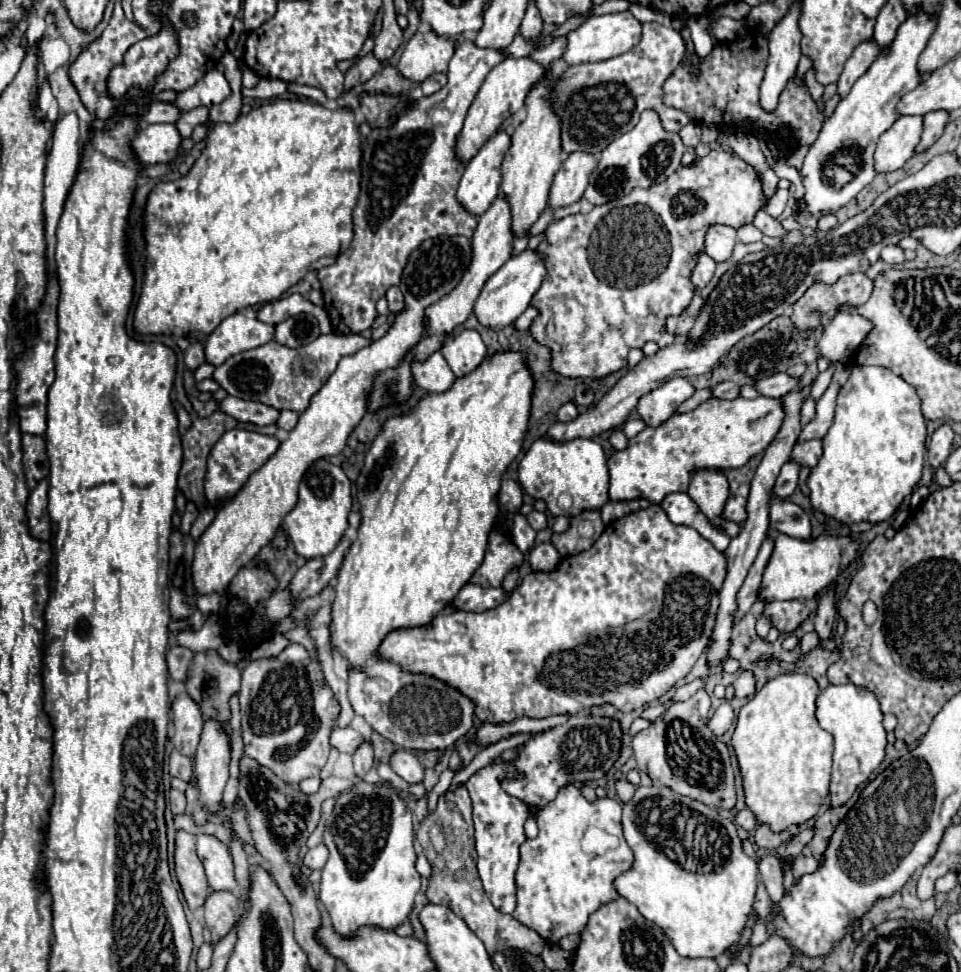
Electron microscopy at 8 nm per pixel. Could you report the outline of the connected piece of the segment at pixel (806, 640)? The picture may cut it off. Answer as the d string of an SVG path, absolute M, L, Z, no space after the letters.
M811 631L811 633L805 633L799 647L803 653L809 653L811 649L815 649L819 645L819 637L817 637L817 631Z

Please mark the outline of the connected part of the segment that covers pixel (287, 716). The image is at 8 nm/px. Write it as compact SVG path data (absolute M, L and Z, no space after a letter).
M291 643L277 657L251 661L241 673L239 701L243 713L241 727L247 757L255 759L259 765L265 765L291 785L299 785L307 777L319 777L329 757L329 735L339 717L339 703L335 701L335 695L325 681L321 665L303 645Z

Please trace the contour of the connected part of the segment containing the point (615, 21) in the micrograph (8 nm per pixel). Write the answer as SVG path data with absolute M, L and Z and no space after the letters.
M621 11L621 13L611 13L611 15L593 15L579 29L567 35L567 51L563 57L569 65L605 61L605 59L631 51L639 39L641 39L641 23L633 17L633 13Z

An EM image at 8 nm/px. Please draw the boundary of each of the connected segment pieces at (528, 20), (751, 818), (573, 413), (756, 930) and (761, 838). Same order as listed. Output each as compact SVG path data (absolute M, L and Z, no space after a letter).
M529 1L529 7L527 7L527 13L521 21L519 33L523 39L535 39L541 35L541 29L543 29L543 21L541 21L539 9L533 5L533 1Z
M741 809L741 811L737 811L737 815L735 815L735 823L741 825L745 831L751 831L751 829L755 829L757 819L755 819L755 815L753 815L749 809Z
M573 401L565 403L565 405L557 411L557 419L559 419L559 421L563 421L563 423L573 421L577 415L579 415L579 411L577 411L577 407L575 407L575 403L573 403Z
M757 921L755 927L753 927L753 937L751 937L751 945L761 945L767 941L767 929L763 925L763 921Z
M759 825L757 829L755 829L755 843L759 845L759 847L763 847L763 849L777 849L779 845L783 845L783 843L787 843L791 837L795 837L797 835L797 827L795 825L791 825L789 829L785 829L785 831L781 831L781 833L773 833L767 825Z

